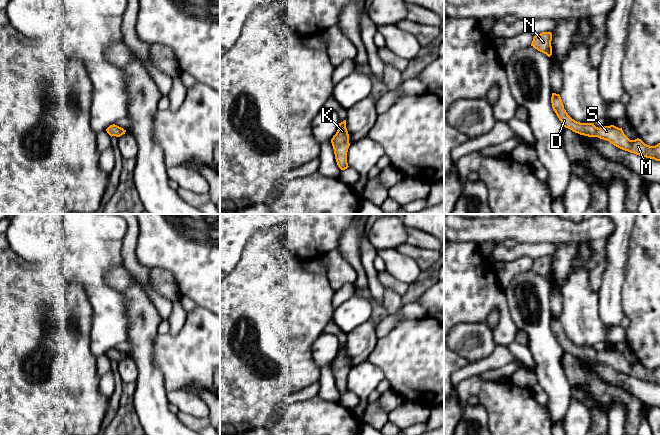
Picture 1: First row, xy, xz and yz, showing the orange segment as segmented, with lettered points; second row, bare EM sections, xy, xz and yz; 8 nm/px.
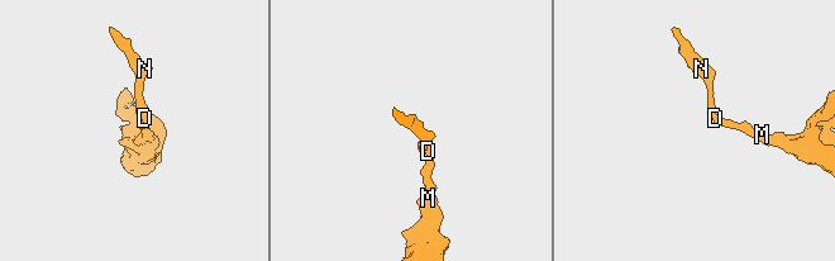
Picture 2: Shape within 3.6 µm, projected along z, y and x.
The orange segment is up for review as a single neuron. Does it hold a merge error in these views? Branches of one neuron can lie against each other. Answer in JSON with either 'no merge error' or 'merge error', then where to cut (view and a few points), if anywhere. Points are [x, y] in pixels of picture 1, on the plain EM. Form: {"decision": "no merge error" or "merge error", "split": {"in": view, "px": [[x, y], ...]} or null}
{"decision": "no merge error", "split": null}

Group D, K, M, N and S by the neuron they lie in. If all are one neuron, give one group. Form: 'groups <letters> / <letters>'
groups D K M N S

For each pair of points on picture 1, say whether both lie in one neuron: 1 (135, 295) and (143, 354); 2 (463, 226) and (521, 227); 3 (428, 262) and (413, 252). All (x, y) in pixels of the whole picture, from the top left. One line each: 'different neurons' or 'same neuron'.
1: same neuron
2: same neuron
3: same neuron

